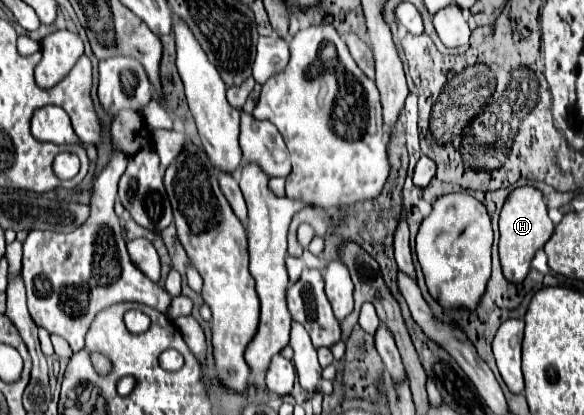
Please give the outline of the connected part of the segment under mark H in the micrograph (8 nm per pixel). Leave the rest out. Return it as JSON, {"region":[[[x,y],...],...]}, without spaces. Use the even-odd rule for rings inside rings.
{"region":[[[519,186],[515,188],[501,210],[501,218],[499,218],[499,256],[501,256],[501,266],[503,266],[503,276],[513,282],[519,284],[525,280],[531,260],[535,256],[535,252],[539,248],[545,246],[545,242],[551,238],[553,234],[553,222],[547,216],[547,204],[543,200],[541,190],[537,190],[535,186]]]}

